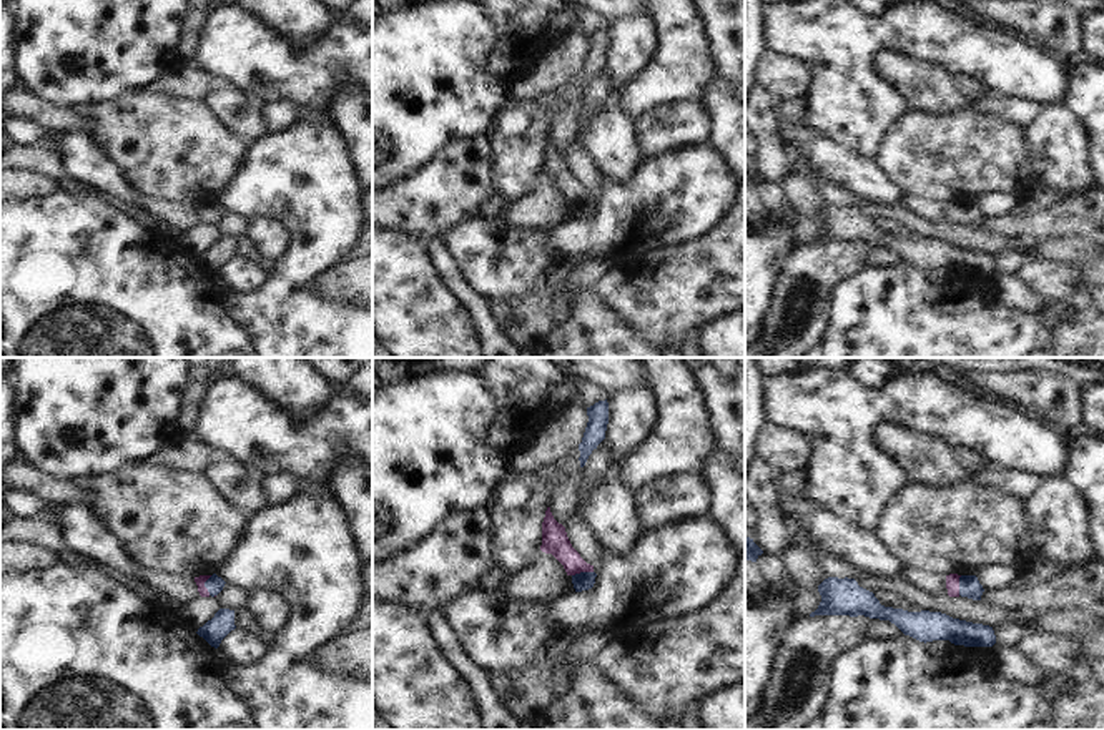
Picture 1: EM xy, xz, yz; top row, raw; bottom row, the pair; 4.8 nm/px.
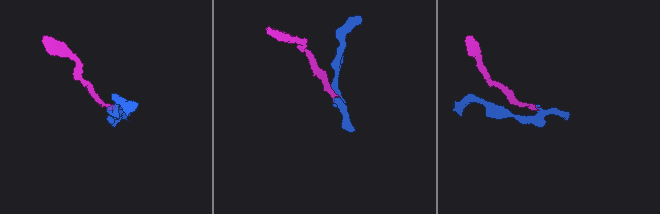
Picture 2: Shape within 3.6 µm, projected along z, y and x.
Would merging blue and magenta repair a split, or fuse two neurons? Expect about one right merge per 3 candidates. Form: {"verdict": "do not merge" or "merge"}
{"verdict": "merge"}

